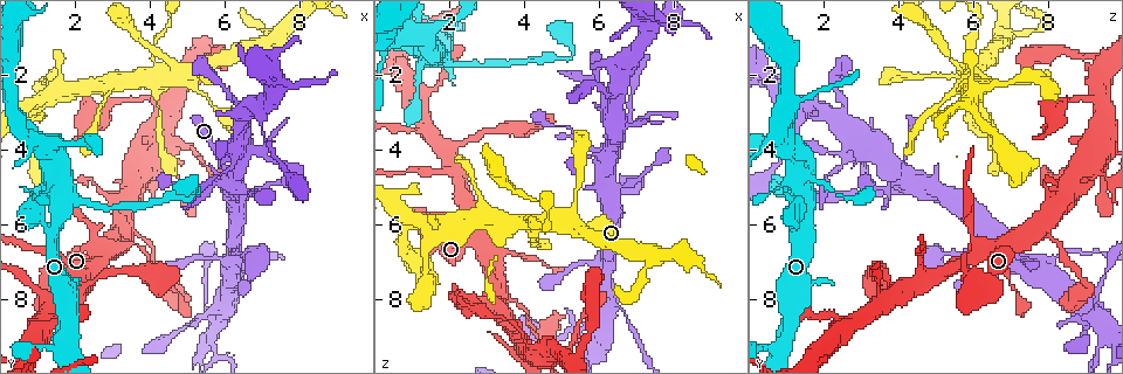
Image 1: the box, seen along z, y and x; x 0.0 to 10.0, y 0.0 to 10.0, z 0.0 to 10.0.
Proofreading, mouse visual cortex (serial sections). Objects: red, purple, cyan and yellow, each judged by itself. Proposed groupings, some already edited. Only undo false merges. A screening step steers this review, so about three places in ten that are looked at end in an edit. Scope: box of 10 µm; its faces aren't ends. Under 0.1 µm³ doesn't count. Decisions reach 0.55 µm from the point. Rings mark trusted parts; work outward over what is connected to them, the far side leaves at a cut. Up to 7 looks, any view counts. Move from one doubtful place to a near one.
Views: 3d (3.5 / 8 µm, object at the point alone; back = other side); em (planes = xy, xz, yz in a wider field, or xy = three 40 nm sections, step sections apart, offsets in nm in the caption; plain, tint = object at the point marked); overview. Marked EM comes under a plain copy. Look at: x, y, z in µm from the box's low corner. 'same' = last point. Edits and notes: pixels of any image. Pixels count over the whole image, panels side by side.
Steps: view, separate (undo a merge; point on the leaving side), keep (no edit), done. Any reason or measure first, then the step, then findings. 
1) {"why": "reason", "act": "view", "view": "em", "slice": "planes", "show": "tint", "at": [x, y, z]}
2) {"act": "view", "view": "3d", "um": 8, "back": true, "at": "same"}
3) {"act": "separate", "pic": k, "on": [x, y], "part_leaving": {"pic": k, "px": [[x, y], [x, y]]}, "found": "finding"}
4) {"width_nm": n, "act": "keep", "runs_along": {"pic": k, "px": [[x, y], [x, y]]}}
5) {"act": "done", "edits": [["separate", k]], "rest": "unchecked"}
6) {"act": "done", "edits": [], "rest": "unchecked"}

{"why": "three-way junction", "act": "view", "view": "em", "slice": "xy", "step": 5, "show": "tint", "at": [6.20, 4.65, 4.20]}

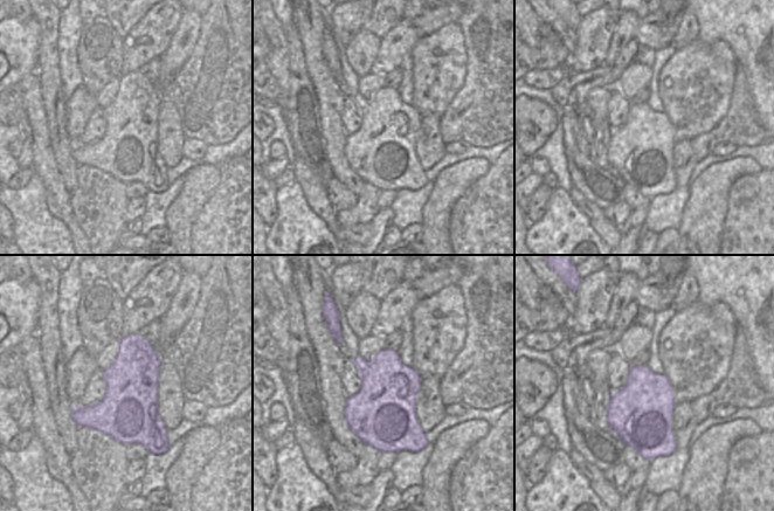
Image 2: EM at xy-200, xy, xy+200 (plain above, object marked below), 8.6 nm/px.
{"why": "see where the arms go", "act": "view", "view": "3d", "um": 3.5, "at": "same"}

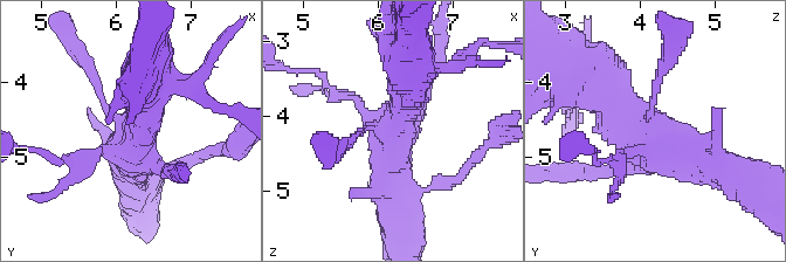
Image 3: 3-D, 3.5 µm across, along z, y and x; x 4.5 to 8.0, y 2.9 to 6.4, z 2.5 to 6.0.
{"act": "keep", "runs_along": {"pic": 3, "px": [[662, 75], [653, 129], [722, 169]]}, "found": "continuous, no second cell"}

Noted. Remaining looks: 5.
{"why": "thin arm on a thick one", "act": "view", "view": "3d", "um": 3.5, "at": [6.30, 7.05, 8.05]}

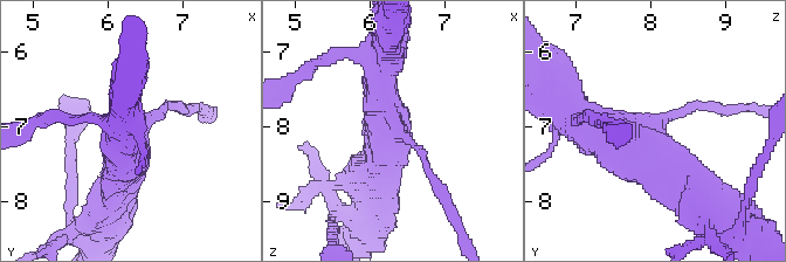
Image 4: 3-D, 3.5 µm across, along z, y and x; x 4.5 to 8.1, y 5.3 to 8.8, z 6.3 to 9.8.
{"arms": 3, "arm_widths_nm": [100, 500, 500], "why": "shape alone is not enough", "act": "view", "view": "em", "slice": "xy", "step": 1, "show": "tint", "at": [6.35, 7.10, 8.05]}

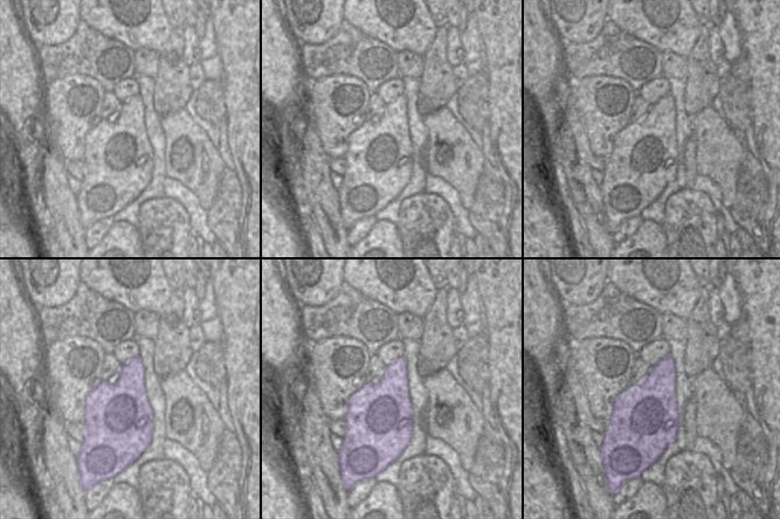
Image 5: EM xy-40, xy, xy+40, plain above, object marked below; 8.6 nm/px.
{"act": "keep", "runs_along": {"pic": 4, "px": [[574, 118], [682, 172], [703, 198]]}, "found": "continuous, no second cell"}

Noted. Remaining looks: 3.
{"why": "calibre changes", "act": "view", "view": "3d", "um": 3.5, "at": [5.30, 8.40, 8.75]}

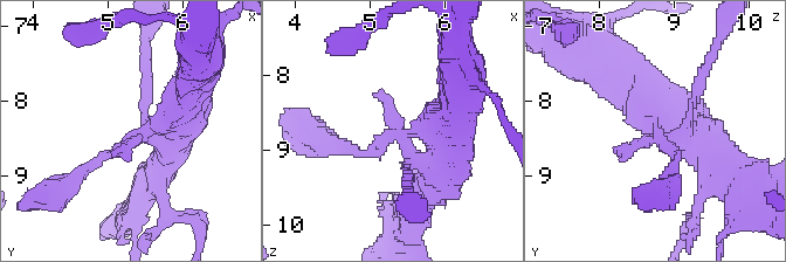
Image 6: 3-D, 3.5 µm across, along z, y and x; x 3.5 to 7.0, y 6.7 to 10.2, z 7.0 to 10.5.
{"act": "view", "view": "em", "slice": "xy", "step": 3, "show": "tint", "at": [5.35, 8.50, 8.85]}

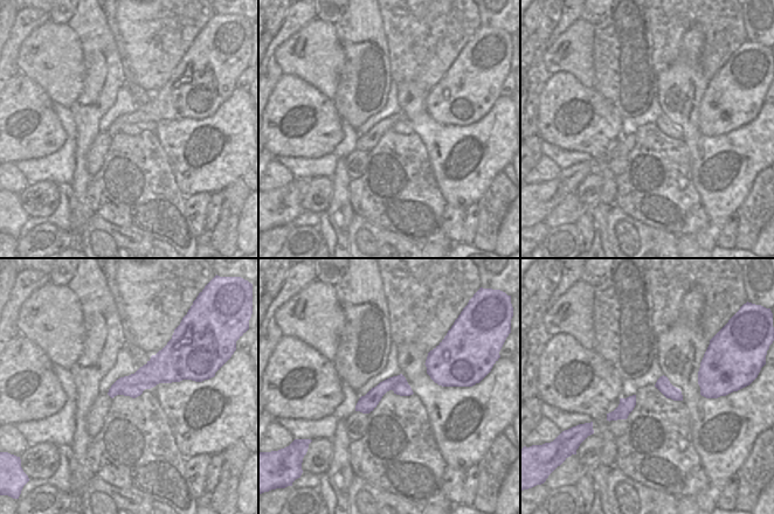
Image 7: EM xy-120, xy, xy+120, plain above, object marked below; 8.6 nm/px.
{"act": "keep", "found": "all the same cell"}

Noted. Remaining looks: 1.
{"act": "done", "edits": [], "rest": "unchecked"}

